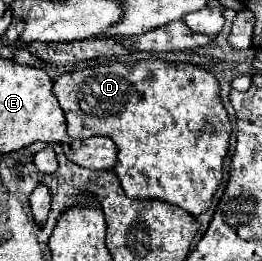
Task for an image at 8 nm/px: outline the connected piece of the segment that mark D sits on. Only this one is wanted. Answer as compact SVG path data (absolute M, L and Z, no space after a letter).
M135 61L135 63L107 63L87 67L61 75L53 93L59 99L67 117L67 133L73 139L81 137L109 137L117 145L115 173L123 193L131 199L159 199L183 207L193 217L201 215L223 177L223 157L229 147L231 123L219 99L219 83L213 73L193 65L173 65L165 61Z

